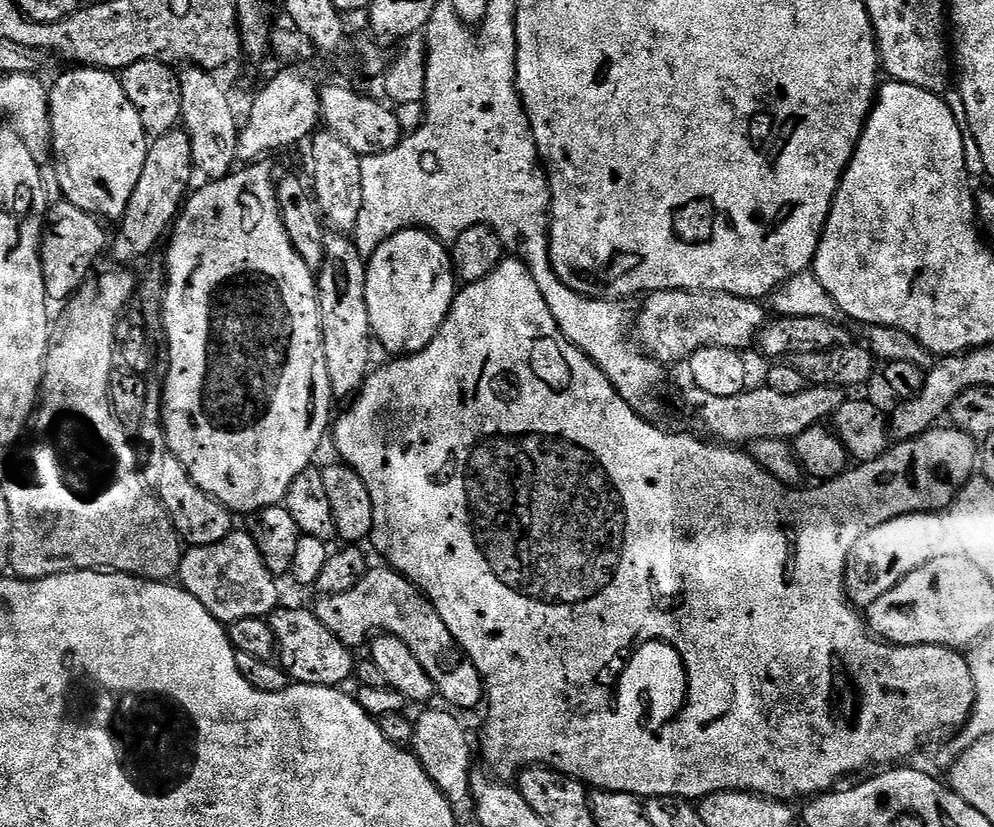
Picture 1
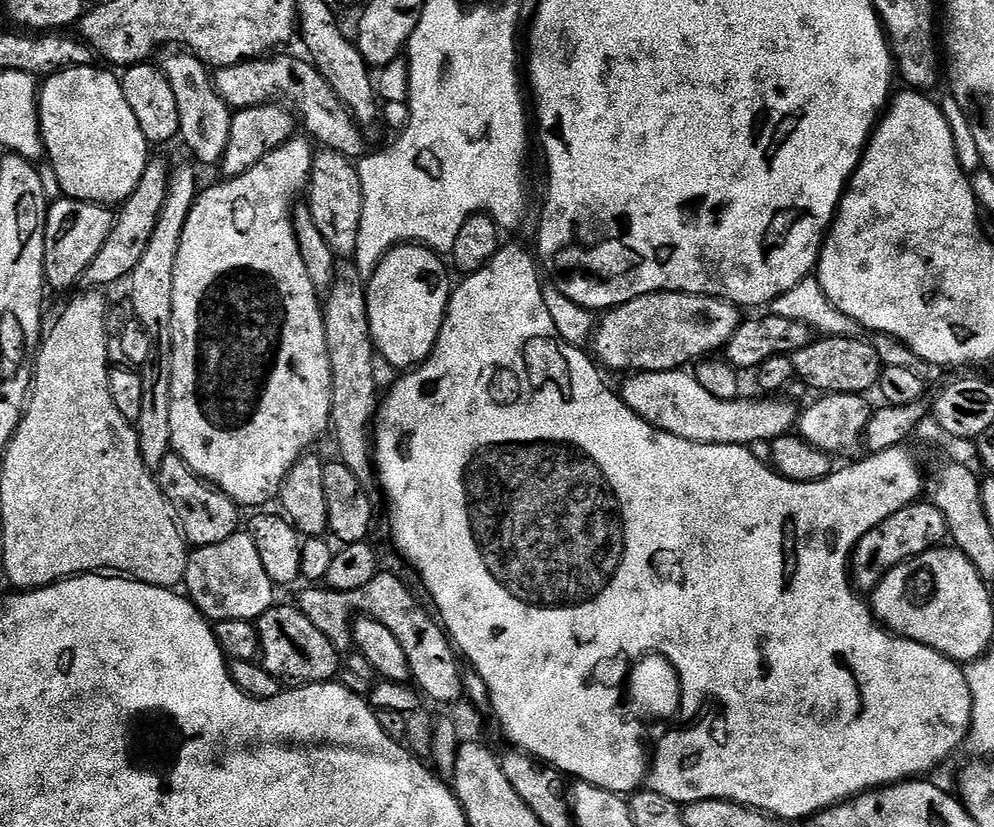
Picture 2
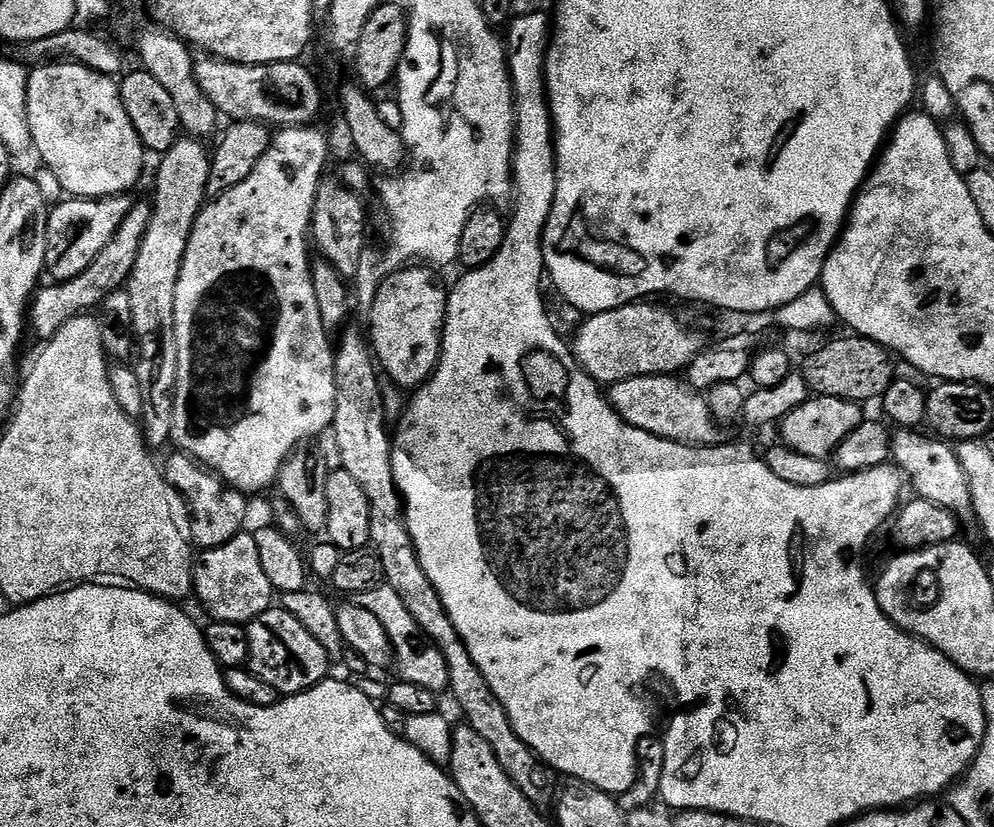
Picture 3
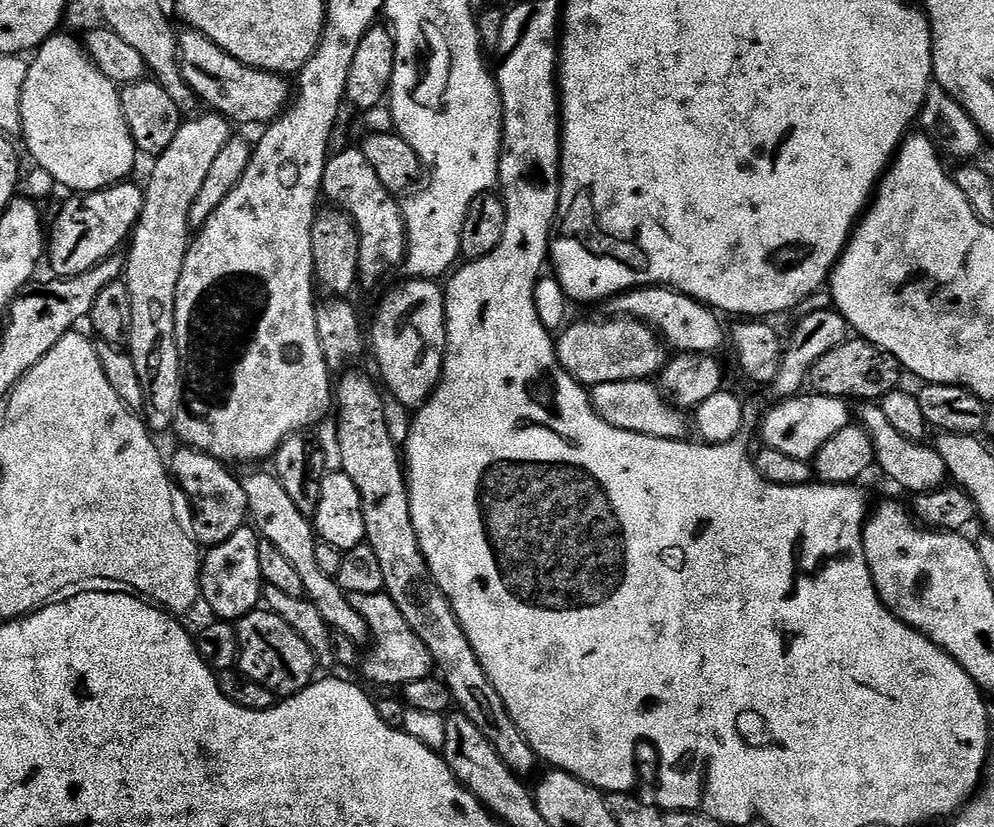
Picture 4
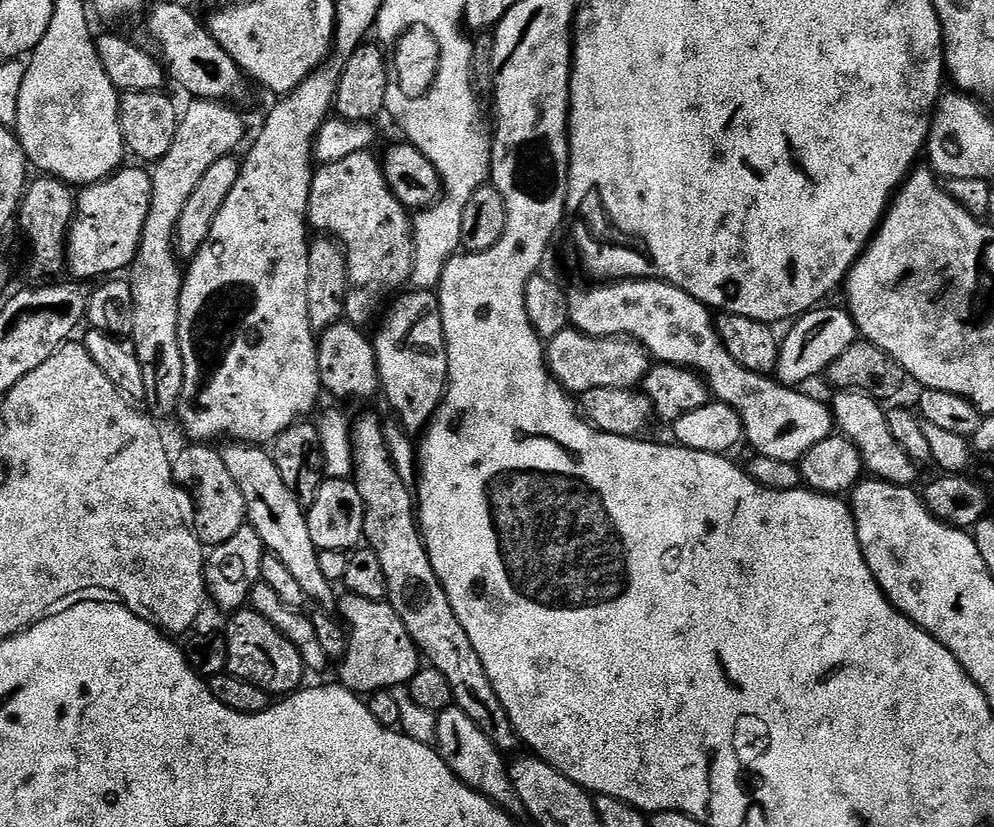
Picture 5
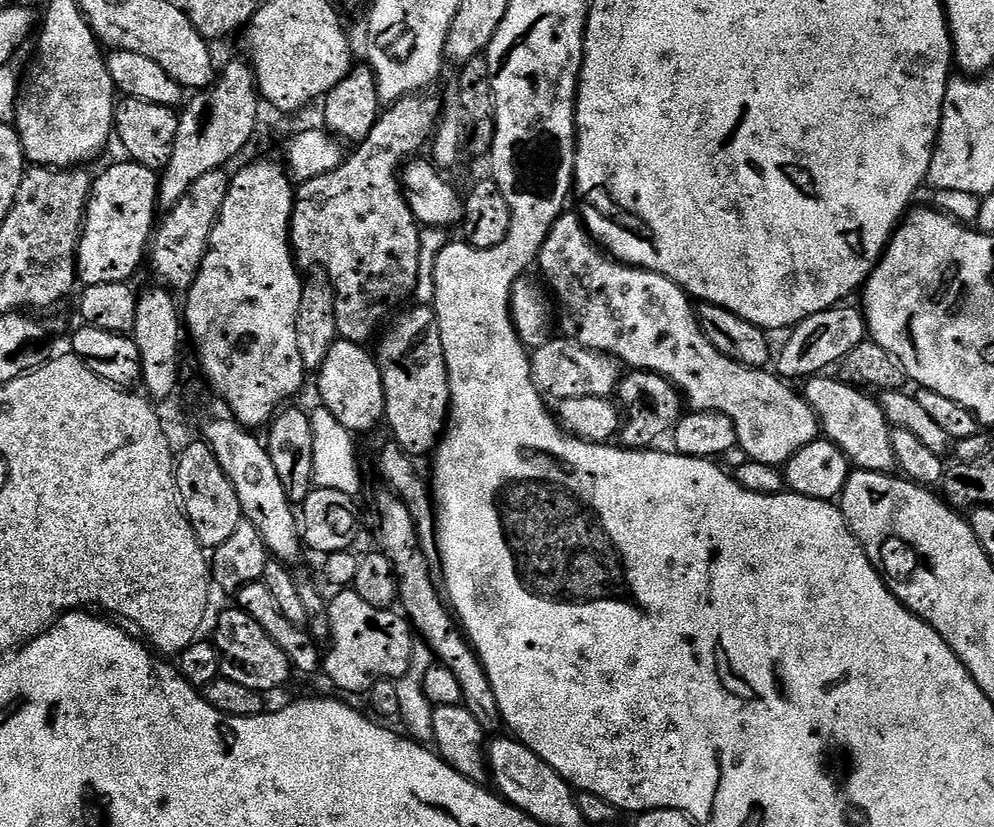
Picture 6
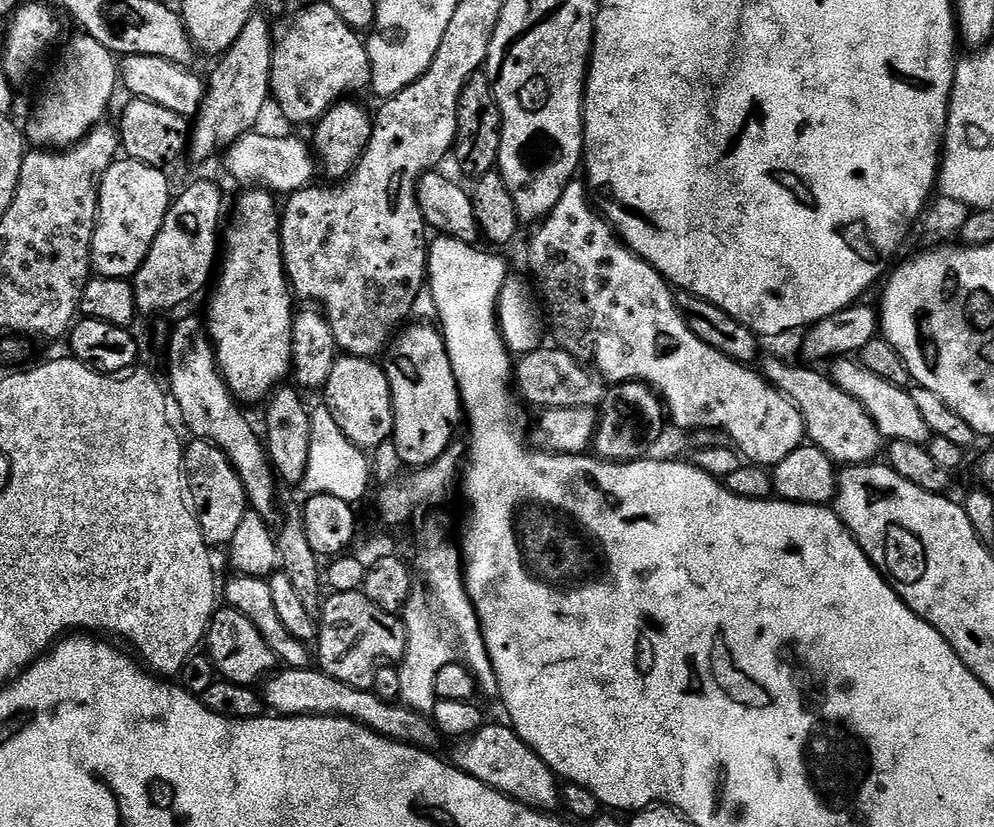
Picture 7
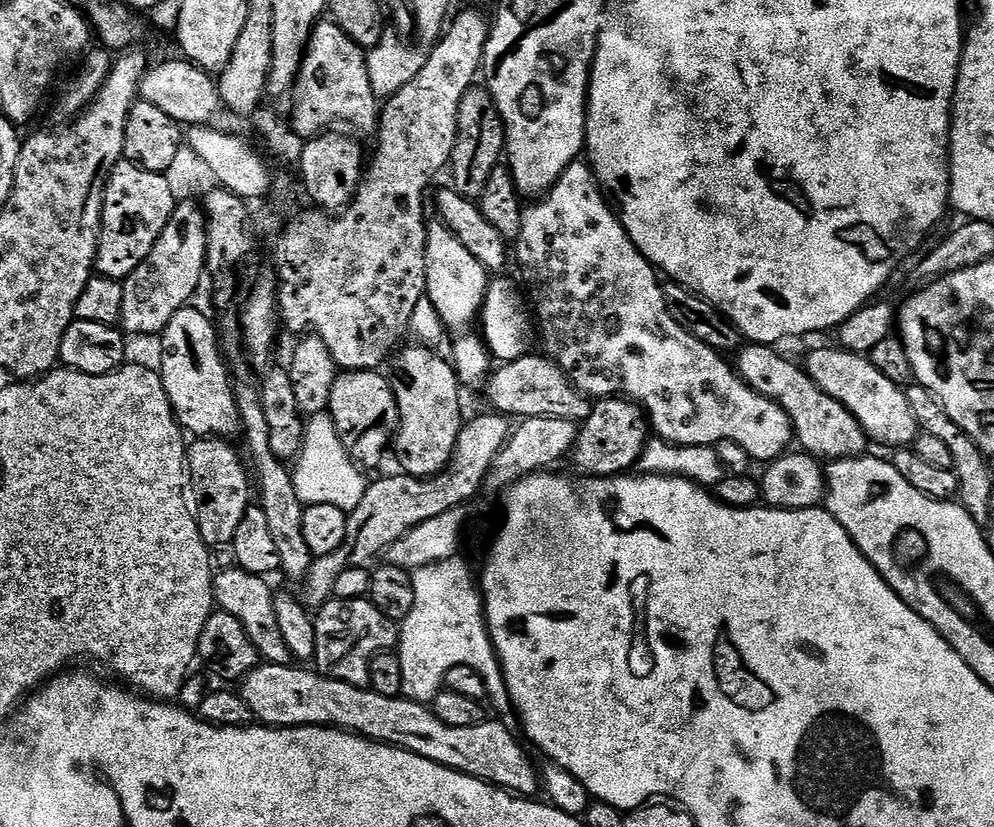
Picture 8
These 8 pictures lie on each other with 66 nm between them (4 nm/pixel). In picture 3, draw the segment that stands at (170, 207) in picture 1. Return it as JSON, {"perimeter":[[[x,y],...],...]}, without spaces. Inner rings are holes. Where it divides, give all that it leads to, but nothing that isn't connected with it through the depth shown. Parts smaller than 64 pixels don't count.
{"perimeter":[[[133,203],[130,214],[126,214],[114,238],[106,242],[102,254],[98,254],[98,258],[94,258],[94,262],[90,262],[90,266],[86,266],[86,270],[82,270],[78,278],[49,283],[49,288],[41,287],[33,295],[26,312],[26,320],[30,325],[30,332],[33,332],[40,342],[51,340],[54,334],[58,334],[58,330],[62,330],[62,326],[66,326],[66,322],[70,322],[70,318],[99,309],[111,292],[117,292],[119,288],[127,285],[134,270],[134,262],[138,262],[138,250],[142,246],[142,238],[146,234],[151,213],[151,203]]]}

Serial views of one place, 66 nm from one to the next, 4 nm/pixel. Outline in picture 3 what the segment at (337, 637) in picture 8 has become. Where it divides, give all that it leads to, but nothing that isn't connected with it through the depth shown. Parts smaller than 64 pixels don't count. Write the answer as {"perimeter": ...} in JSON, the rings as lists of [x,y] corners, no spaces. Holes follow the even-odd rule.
{"perimeter":[[[379,584],[374,590],[363,592],[354,597],[354,603],[370,610],[378,622],[382,622],[382,630],[392,643],[392,654],[395,667],[400,667],[399,675],[406,682],[414,682],[414,686],[426,686],[426,690],[437,694],[443,693],[448,687],[448,667],[446,658],[442,658],[442,650],[432,644],[432,639],[426,635],[410,618],[410,610],[406,610],[406,602],[398,596],[398,590],[394,590],[387,584]]]}

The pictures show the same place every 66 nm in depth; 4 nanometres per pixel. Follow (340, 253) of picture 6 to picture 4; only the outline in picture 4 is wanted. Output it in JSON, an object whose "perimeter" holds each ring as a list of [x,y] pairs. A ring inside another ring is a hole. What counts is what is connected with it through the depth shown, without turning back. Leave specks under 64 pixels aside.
{"perimeter":[[[359,147],[329,155],[324,167],[322,196],[329,200],[333,209],[349,216],[360,235],[360,278],[359,283],[376,288],[395,268],[403,265],[408,250],[408,234],[404,230],[404,209],[401,201],[378,182],[378,174],[366,162]]]}

